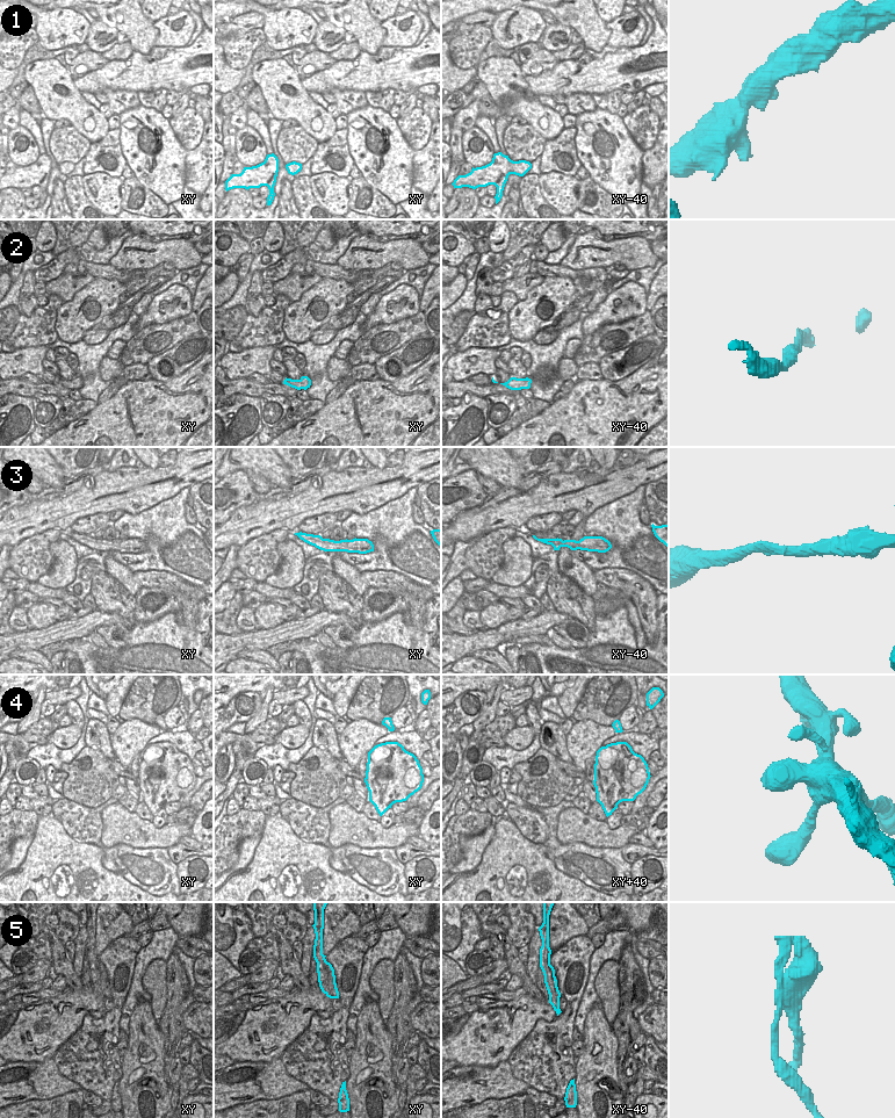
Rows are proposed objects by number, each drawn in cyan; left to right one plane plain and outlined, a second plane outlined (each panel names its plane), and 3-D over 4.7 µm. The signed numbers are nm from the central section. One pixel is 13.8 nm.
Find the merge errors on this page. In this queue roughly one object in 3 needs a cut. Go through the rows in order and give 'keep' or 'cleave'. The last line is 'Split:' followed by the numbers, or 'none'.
1: keep
2: keep
3: keep
4: keep
5: cleave
Split: 5

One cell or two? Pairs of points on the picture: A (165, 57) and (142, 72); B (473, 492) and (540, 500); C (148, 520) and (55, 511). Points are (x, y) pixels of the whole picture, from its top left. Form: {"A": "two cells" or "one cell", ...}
{"A": "one cell", "B": "two cells", "C": "two cells"}

